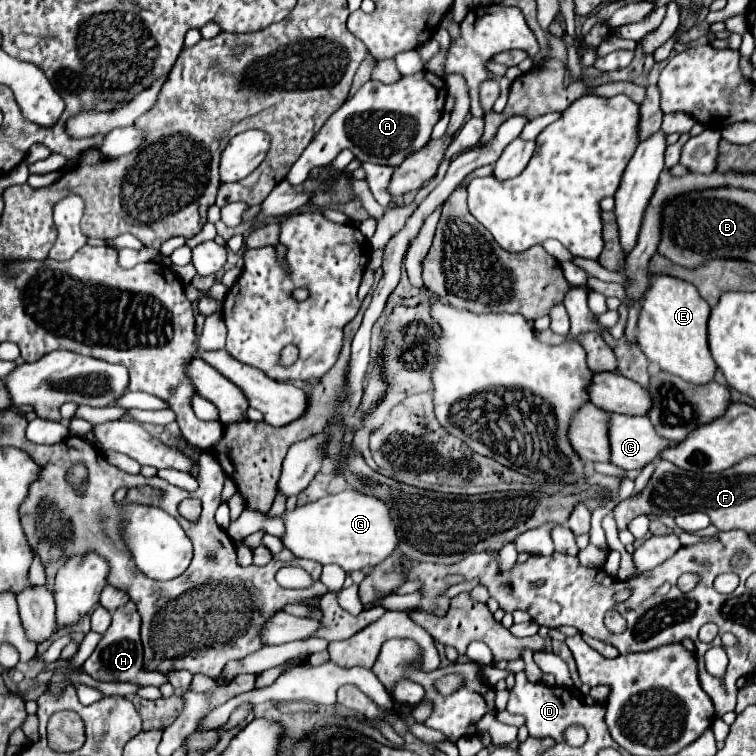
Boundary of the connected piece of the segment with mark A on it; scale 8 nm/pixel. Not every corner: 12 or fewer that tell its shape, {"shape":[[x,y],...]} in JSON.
{"shape":[[430,72],[366,82],[286,174],[302,184],[346,148],[392,168],[444,112]]}

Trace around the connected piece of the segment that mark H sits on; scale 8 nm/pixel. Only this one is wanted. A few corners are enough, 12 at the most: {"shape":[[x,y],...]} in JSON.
{"shape":[[132,600],[112,614],[82,670],[100,682],[160,686],[144,670]]}

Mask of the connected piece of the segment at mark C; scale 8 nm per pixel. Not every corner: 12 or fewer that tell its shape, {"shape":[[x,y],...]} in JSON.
{"shape":[[612,414],[610,464],[640,470],[670,444],[646,416]]}

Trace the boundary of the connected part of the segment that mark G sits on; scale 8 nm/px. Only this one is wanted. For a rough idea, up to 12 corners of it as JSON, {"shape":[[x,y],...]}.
{"shape":[[332,478],[286,510],[296,558],[374,568],[398,544],[390,510]]}

